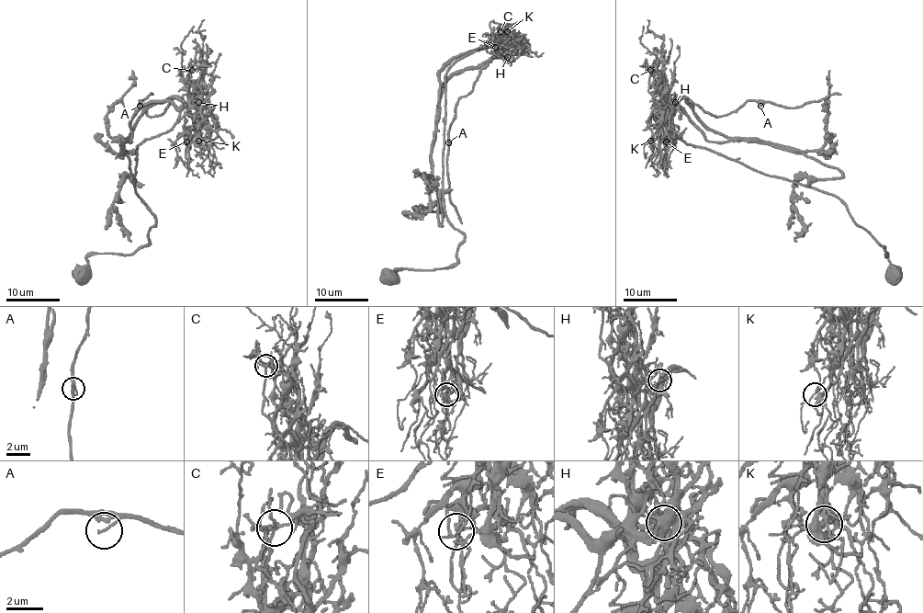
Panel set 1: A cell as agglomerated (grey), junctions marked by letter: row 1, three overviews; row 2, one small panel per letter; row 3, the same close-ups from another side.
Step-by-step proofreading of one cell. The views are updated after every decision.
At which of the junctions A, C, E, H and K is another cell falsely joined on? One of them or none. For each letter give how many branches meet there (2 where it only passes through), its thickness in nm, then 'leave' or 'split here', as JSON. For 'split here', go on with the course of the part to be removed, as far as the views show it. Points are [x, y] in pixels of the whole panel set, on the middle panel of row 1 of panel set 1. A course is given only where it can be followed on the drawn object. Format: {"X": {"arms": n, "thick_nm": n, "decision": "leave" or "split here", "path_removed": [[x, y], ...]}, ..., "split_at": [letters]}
{"A": {"arms": 2, "thick_nm": 140, "decision": "leave"}, "C": {"arms": 3, "thick_nm": 120, "decision": "leave"}, "E": {"arms": 3, "thick_nm": 100, "decision": "leave"}, "H": {"arms": 3, "thick_nm": 100, "decision": "split here", "path_removed": [[507, 56], [466, 67], [441, 94], [431, 153], [439, 224], [439, 190], [422, 175], [431, 185], [439, 178]]}, "K": {"arms": 3, "thick_nm": 100, "decision": "leave"}, "split_at": ["H"]}

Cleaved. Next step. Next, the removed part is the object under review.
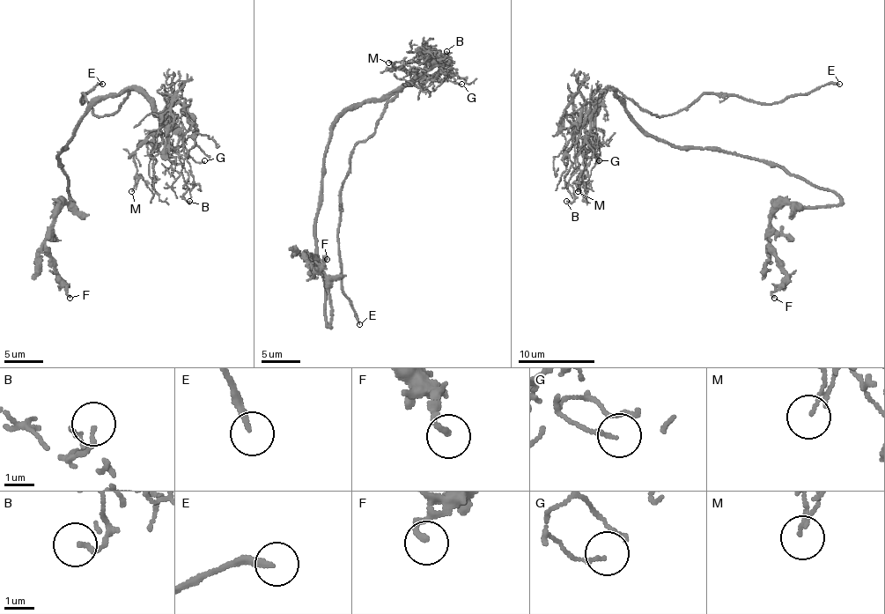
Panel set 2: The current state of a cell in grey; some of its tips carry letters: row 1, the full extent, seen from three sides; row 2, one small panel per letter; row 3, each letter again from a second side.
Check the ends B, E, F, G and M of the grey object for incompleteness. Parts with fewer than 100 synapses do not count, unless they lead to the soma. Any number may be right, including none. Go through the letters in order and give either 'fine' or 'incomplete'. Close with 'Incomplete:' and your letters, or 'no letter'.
B: fine
E: incomplete
F: fine
G: fine
M: fine
Incomplete: E

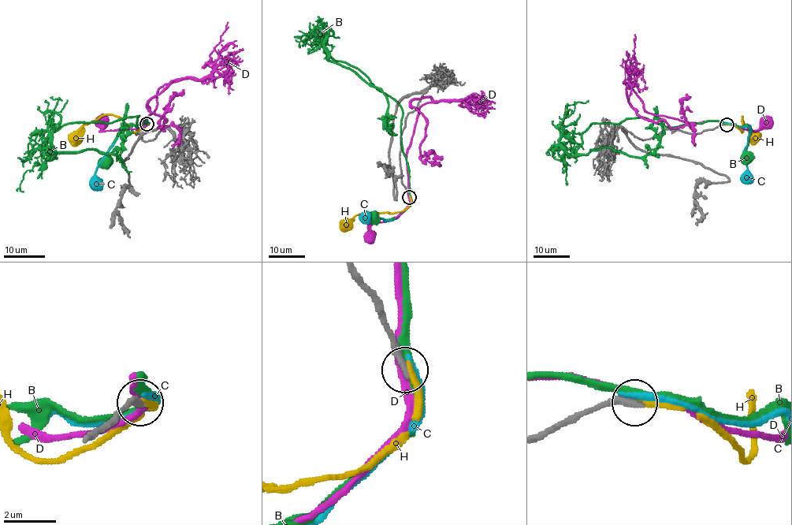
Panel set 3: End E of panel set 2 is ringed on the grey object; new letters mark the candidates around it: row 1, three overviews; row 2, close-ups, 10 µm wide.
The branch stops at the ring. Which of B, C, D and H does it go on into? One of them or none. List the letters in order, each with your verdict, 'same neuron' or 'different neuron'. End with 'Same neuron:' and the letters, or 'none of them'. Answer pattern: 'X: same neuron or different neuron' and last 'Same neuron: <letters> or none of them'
B: different neuron
C: different neuron
D: different neuron
H: same neuron
Same neuron: H

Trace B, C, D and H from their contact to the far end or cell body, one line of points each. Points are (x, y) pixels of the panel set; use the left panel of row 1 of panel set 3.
B: (146, 121), (142, 126), (132, 124), (125, 128), (117, 135), (106, 160)
C: (147, 123), (121, 132), (97, 168), (94, 180), (98, 186)
D: (146, 123), (135, 129), (104, 131), (97, 124), (100, 121)
H: (147, 124), (135, 132), (128, 131), (120, 119), (112, 114), (101, 114), (84, 124), (72, 139)

